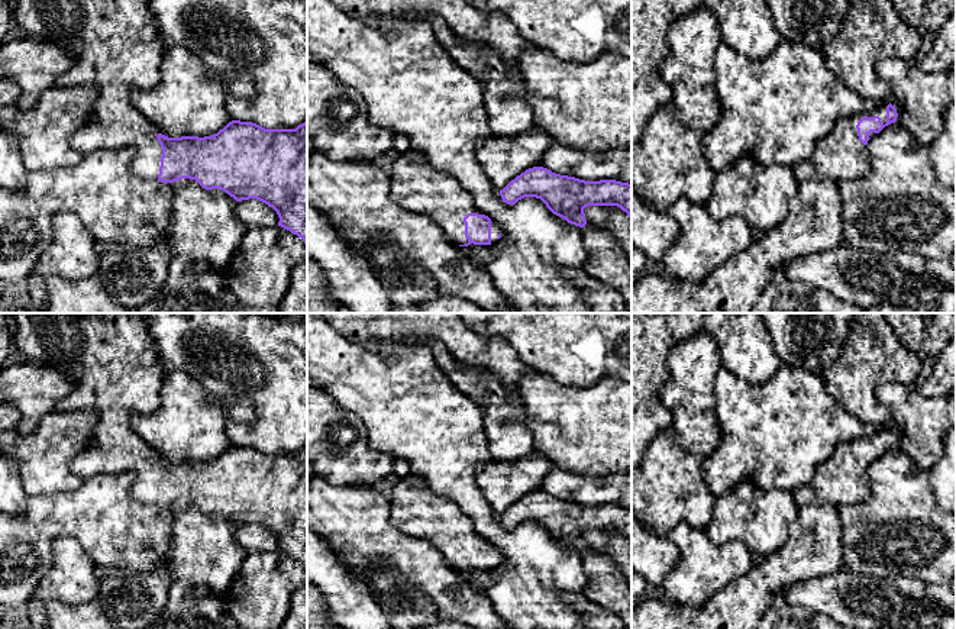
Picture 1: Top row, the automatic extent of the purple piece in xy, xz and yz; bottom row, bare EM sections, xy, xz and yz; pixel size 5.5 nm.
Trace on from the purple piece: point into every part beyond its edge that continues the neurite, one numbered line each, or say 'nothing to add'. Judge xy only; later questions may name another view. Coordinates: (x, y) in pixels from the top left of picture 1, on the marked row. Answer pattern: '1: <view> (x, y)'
1: xy (116, 45)

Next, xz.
1: xz (417, 187)

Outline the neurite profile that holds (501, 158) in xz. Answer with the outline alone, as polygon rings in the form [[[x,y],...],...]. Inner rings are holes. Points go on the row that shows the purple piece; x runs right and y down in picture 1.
[[[534,126],[513,138],[492,136],[479,145],[477,155],[485,175],[500,191],[526,170],[539,167],[553,141],[552,135]]]

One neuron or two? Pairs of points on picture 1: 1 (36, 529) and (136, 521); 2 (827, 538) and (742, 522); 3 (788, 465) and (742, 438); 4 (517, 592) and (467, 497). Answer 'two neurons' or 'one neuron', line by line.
1: one neuron
2: two neurons
3: one neuron
4: one neuron

